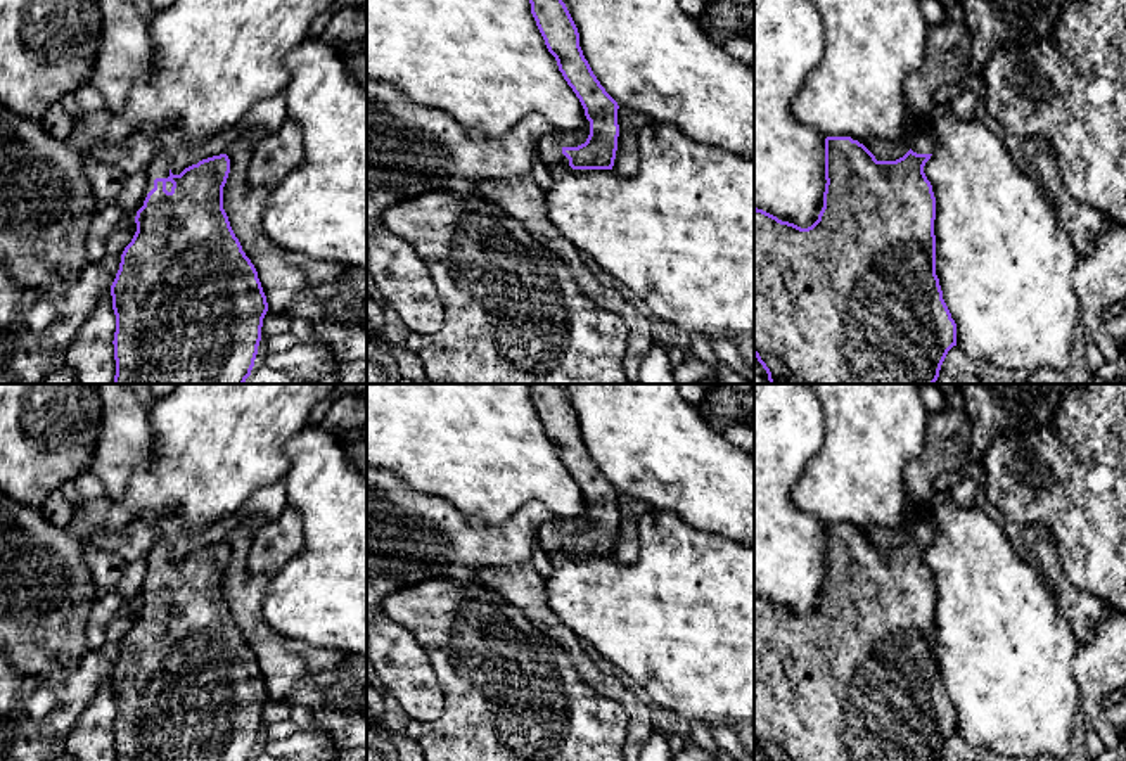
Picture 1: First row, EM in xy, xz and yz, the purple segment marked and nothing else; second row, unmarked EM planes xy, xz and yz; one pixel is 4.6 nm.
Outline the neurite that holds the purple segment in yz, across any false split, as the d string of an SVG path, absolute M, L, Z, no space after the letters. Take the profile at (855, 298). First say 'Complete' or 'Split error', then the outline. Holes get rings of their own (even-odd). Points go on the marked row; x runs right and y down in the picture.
Split error. M920 121L906 123L910 150L896 161L877 161L875 156L851 137L825 138L825 192L818 220L801 228L754 208L754 356L768 374L770 384L934 384L948 351L956 346L956 323L943 299L936 275L936 197L924 173L936 149L932 126Z

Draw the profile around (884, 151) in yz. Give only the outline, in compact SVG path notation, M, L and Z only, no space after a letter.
M903 133L894 142L875 140L872 144L872 154L877 161L896 161L910 150L910 137Z

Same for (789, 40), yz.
M754 0L754 208L801 228L823 208L825 137L792 114L792 99L823 54L823 22L809 0Z

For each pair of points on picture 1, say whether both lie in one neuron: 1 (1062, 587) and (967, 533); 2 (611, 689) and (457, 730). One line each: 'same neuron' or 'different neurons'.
1: different neurons
2: different neurons

